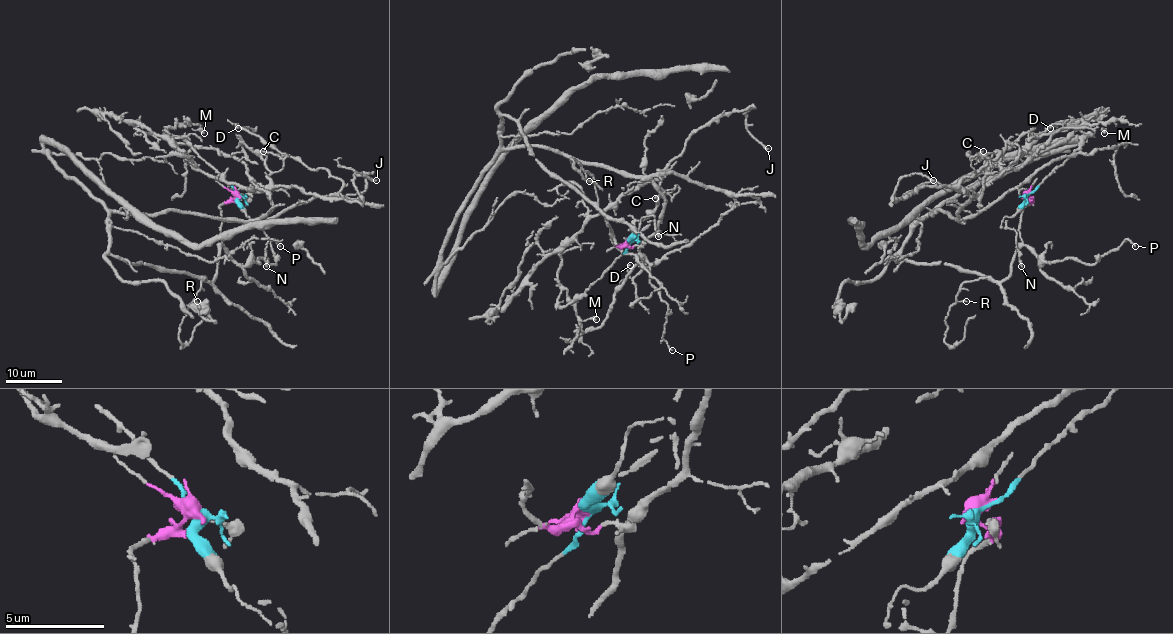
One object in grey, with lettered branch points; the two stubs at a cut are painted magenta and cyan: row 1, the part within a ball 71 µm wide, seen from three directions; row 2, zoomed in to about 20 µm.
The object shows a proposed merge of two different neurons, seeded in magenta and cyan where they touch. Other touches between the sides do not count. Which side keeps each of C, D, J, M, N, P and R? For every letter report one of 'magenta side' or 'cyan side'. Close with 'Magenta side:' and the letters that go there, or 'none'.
C: cyan side
D: magenta side
J: cyan side
M: cyan side
N: cyan side
P: magenta side
R: magenta side
Magenta side: D, P, R

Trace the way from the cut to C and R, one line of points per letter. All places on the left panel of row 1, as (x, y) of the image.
C: (238, 194), (180, 136), (166, 131), (169, 142), (200, 172), (255, 192), (283, 165), (276, 155), (262, 151)
R: (237, 194), (220, 207), (221, 247), (217, 272), (211, 281), (206, 278), (201, 282), (193, 302), (197, 302)

